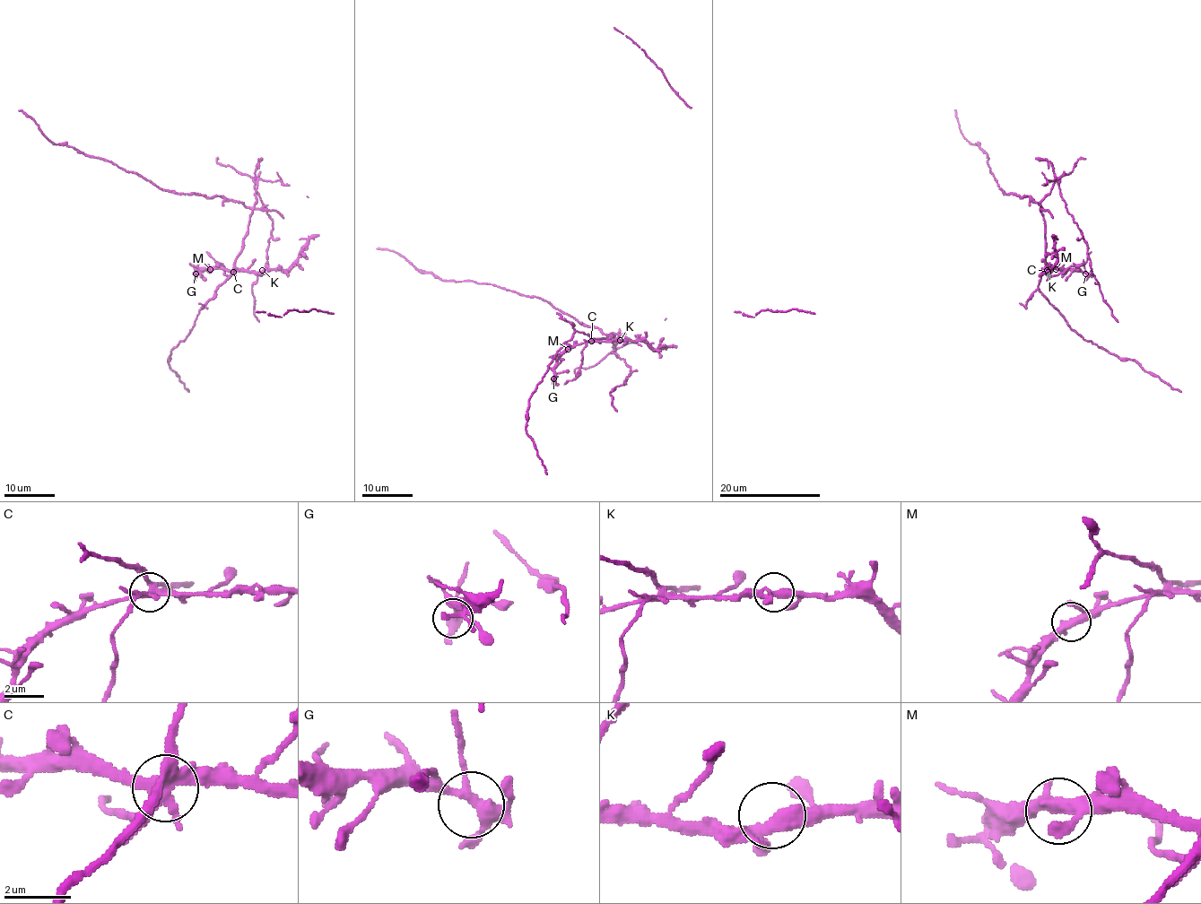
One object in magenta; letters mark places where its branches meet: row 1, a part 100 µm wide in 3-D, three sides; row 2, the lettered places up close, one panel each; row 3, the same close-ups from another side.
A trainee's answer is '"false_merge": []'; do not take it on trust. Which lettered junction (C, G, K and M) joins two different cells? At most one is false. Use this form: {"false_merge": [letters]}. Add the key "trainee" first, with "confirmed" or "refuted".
{"trainee": "refuted", "false_merge": ["C"]}

